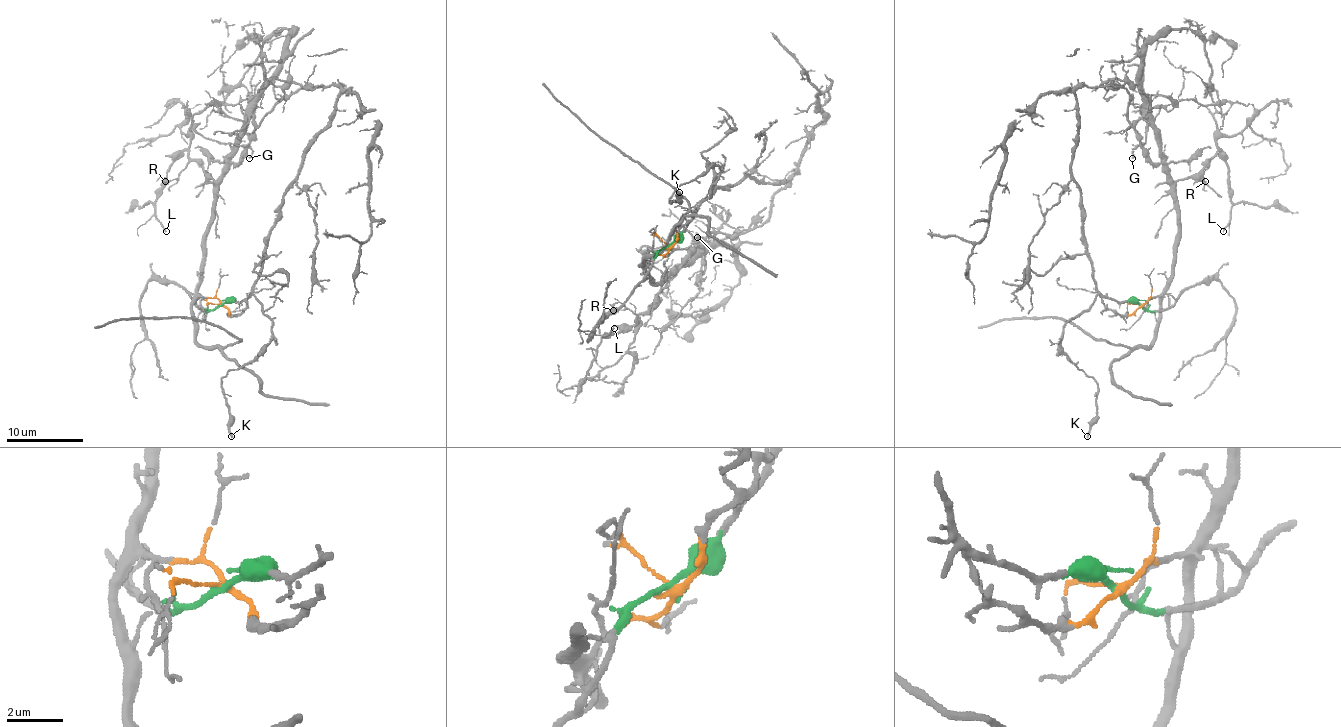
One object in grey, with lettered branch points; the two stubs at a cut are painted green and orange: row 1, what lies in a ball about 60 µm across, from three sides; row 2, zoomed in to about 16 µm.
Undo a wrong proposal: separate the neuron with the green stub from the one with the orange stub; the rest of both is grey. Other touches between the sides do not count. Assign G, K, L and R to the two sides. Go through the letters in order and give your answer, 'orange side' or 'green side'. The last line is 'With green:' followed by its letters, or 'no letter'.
G: orange side
K: green side
L: orange side
R: orange side
With green: K

